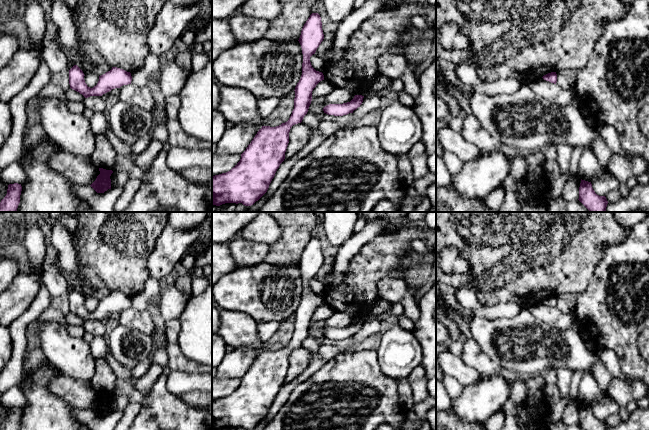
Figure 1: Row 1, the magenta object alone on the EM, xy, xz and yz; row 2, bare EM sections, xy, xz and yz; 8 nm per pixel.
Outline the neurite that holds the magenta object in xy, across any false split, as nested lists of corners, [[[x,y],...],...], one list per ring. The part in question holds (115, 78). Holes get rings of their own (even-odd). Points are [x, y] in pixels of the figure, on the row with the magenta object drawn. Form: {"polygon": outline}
{"polygon": [[[74,65],[69,70],[70,88],[79,92],[85,98],[90,96],[102,96],[112,89],[131,84],[132,81],[130,72],[117,67],[112,67],[110,71],[99,76],[99,81],[93,88],[87,86],[84,76],[83,71],[77,65]]]}

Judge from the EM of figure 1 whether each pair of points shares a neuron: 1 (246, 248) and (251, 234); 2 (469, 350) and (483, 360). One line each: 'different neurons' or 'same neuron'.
1: different neurons
2: same neuron

